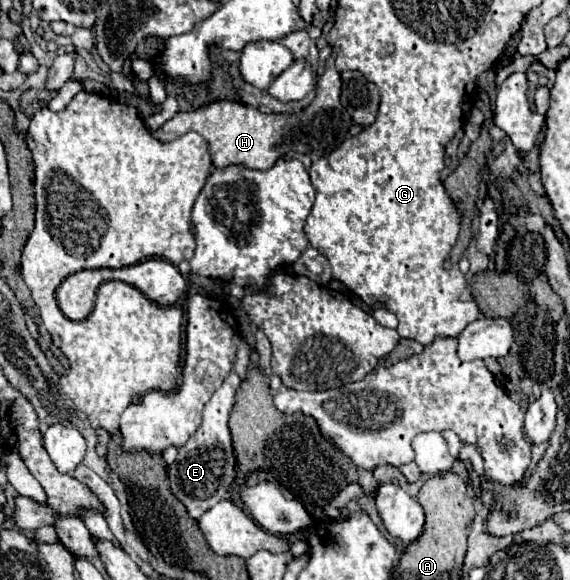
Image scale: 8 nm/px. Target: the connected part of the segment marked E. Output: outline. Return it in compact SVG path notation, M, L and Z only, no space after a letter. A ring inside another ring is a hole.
M231 370L221 384L219 390L211 396L211 400L205 404L203 410L203 424L199 430L189 438L189 442L179 448L177 460L167 468L167 476L171 482L171 492L173 496L183 502L191 518L199 518L205 510L209 510L213 504L229 496L231 482L235 478L235 452L231 446L231 434L227 428L229 412L235 404L235 390L239 388L241 378L237 376L235 370Z

